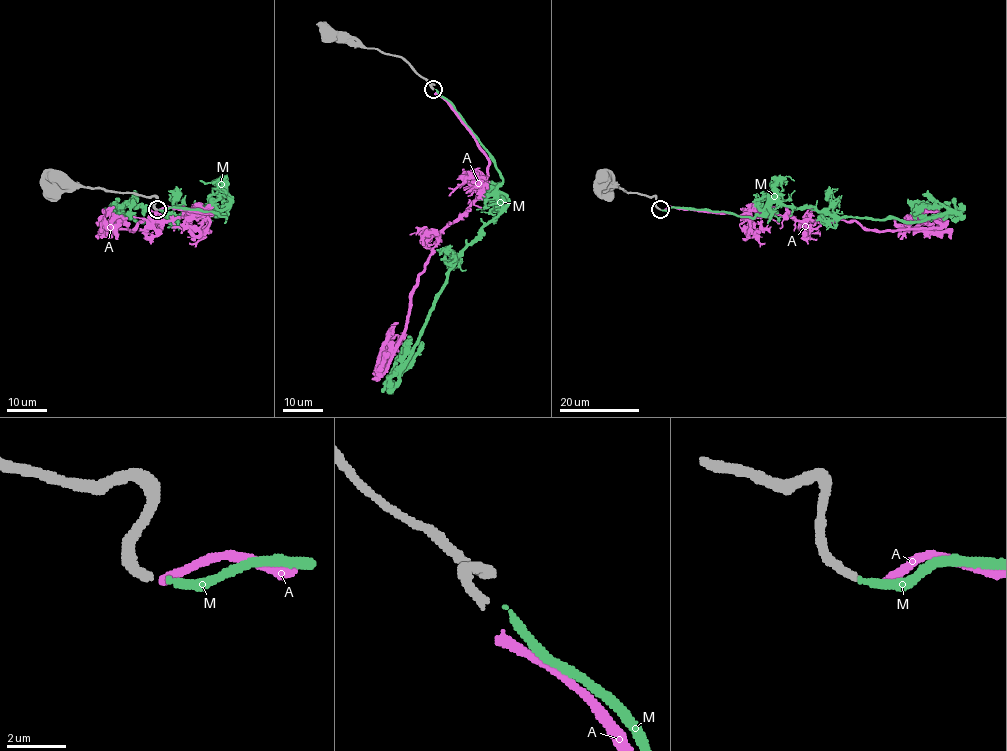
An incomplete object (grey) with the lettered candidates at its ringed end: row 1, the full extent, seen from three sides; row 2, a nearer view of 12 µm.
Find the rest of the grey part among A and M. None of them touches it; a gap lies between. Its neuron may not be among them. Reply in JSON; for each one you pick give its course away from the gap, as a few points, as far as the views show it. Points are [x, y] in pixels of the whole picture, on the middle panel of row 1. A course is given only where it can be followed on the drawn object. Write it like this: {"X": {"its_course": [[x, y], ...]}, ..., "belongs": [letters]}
{"M": {"its_course": [[436, 89], [495, 165], [503, 180], [497, 190], [502, 208], [450, 271], [448, 283], [400, 376], [421, 342]]}, "belongs": ["M"]}

